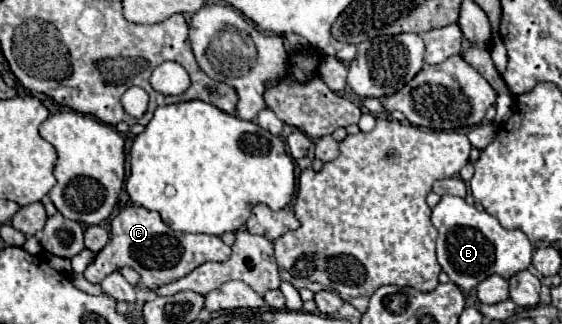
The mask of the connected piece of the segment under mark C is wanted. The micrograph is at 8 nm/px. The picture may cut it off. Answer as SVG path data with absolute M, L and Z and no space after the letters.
M138 204L124 208L112 220L112 236L110 242L96 254L94 262L84 270L88 282L100 282L110 272L132 266L140 274L140 286L158 288L160 284L168 284L190 274L196 266L204 264L206 260L224 262L230 256L230 246L226 246L218 236L208 234L184 234L168 228L162 222L158 212L140 208Z

